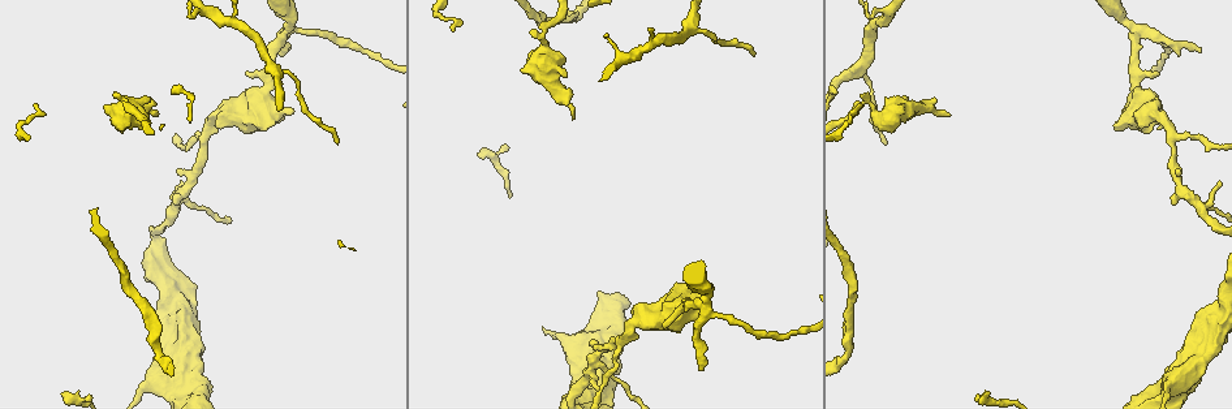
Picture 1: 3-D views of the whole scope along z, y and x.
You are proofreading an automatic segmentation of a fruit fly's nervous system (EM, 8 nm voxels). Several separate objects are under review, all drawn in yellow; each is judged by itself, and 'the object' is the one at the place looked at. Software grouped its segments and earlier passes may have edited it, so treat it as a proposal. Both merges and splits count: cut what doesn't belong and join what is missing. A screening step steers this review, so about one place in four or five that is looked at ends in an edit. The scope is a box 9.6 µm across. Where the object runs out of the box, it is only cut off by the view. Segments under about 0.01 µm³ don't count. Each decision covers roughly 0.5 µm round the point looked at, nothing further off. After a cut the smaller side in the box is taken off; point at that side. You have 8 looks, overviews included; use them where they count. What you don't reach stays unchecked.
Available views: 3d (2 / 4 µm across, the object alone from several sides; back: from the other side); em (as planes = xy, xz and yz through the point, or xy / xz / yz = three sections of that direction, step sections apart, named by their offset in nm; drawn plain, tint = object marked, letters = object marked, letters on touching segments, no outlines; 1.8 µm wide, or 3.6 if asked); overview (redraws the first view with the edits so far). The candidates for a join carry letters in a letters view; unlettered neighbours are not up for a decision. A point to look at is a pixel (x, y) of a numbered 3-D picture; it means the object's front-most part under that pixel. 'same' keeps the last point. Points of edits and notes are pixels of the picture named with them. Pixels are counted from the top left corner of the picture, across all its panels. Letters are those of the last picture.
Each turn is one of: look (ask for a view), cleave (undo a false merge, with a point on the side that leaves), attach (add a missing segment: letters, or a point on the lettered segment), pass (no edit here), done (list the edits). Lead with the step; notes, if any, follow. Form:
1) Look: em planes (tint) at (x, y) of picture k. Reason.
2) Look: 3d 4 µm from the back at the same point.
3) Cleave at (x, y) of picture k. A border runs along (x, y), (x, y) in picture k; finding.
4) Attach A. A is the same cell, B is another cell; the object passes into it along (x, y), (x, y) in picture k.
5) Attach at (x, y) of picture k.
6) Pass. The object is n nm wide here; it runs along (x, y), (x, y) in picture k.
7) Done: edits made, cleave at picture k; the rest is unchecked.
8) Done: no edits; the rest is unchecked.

Look: em yz step 4 (tint) at (594, 366) of picture 1. Two arms in line, one across.

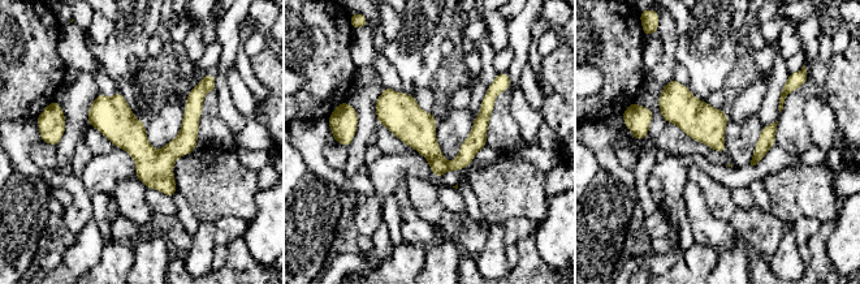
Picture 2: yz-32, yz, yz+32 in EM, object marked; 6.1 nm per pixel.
Look: em planes (tint) at the same point. Another direction.

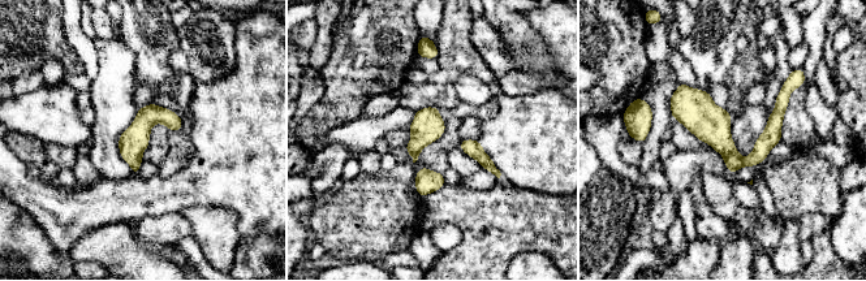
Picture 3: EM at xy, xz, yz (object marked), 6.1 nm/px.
Look: em planes (letters) at the same point.

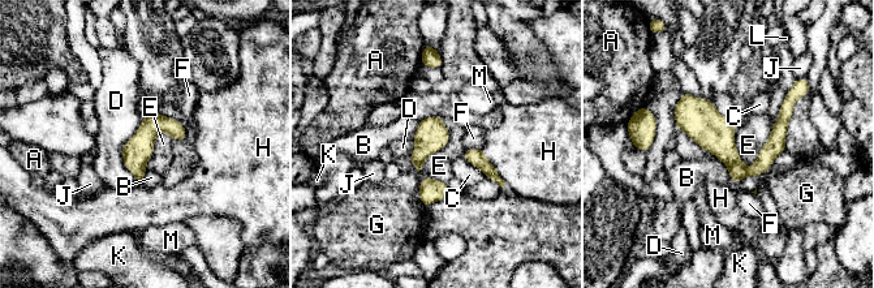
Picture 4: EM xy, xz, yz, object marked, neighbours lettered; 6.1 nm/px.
Pass. The object is 180 nm wide here; A, B, C, D, E, F, G, H, J, K, L and M are other cells; a border runs along (773, 125), (757, 159), (747, 167) in picture 4; all the same neuron.

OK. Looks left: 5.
Look: 3d 2 µm from the back at (1198, 52) of picture 1. Branch stops here.

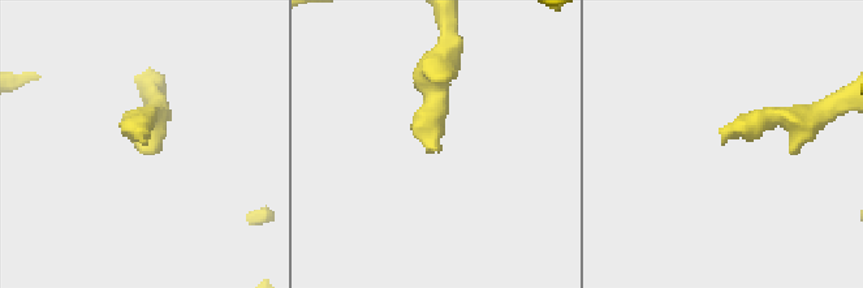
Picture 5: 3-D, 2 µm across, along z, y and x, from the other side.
Look: em planes (letters) at (435, 149) of picture 5. Shape alone is not enough.

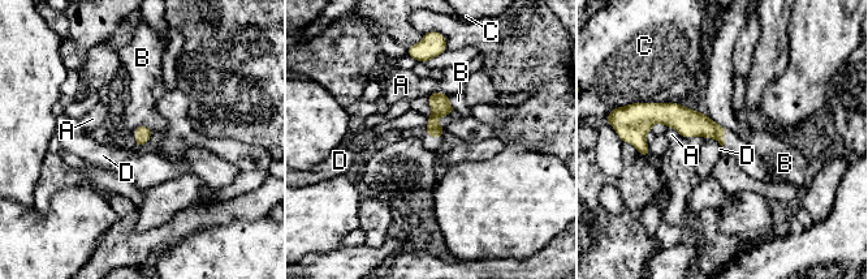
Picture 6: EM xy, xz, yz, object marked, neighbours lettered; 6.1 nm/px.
Pass. The object is 100 nm wide here; A, B, C and D are other cells; a border runs along (708, 138), (715, 138), (722, 147) in picture 6; none of them fits.

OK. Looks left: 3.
Look: 3d 2 µm at (556, 88) of picture 1. Calibre changes.

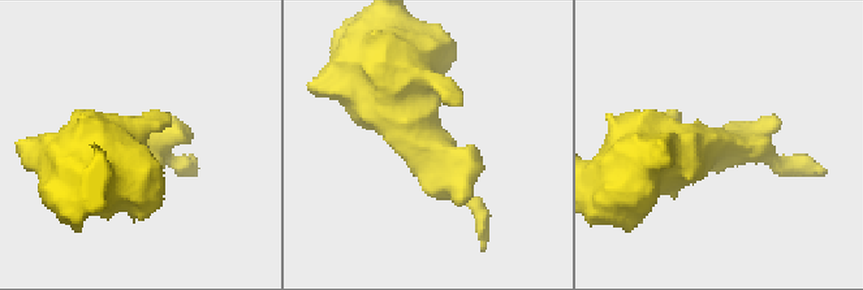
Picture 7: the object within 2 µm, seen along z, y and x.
Look: em planes (tint) at (418, 139) of picture 7. Shape alone is not enough.

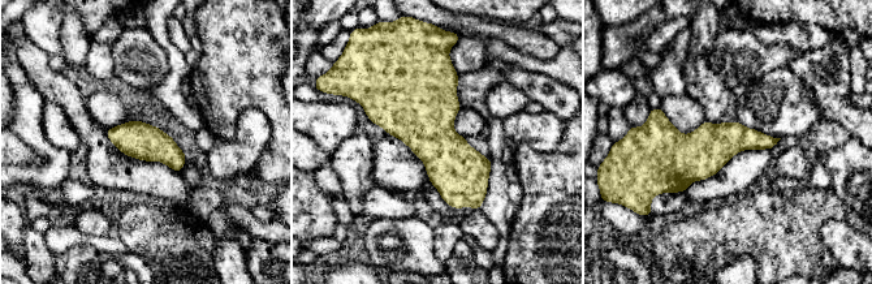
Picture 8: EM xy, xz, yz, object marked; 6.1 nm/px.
Look: em planes (letters) at the same point.

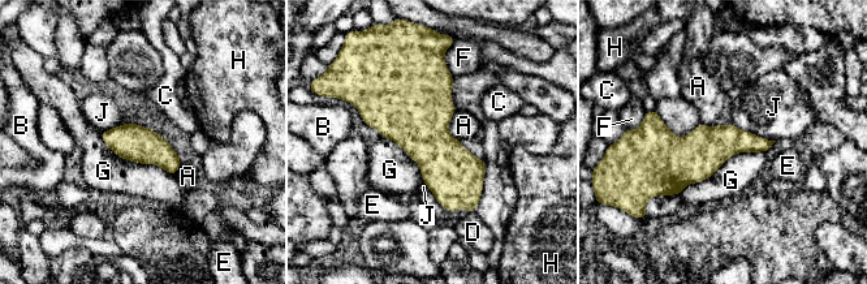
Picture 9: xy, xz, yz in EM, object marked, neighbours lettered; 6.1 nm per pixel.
Pass. A, B, C, D, E, F, G, H and J are other cells; continuous, no second neuron.

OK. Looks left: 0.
Done: no edits; the rest is unchecked.

